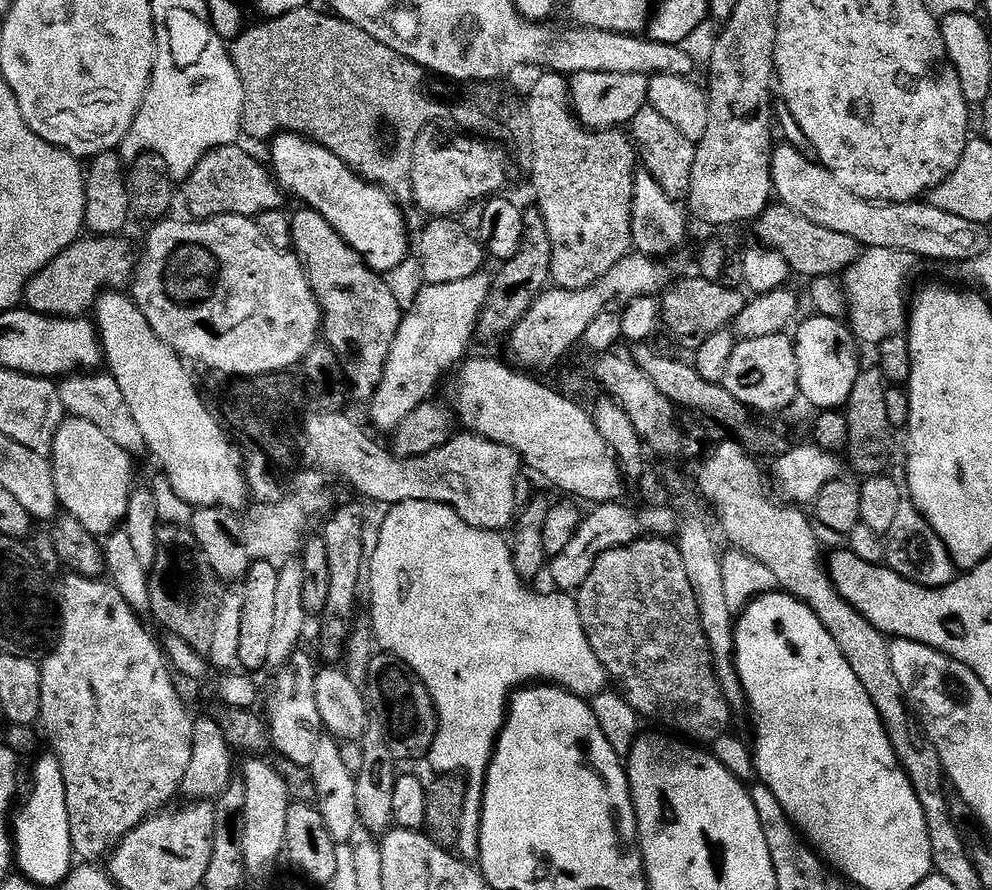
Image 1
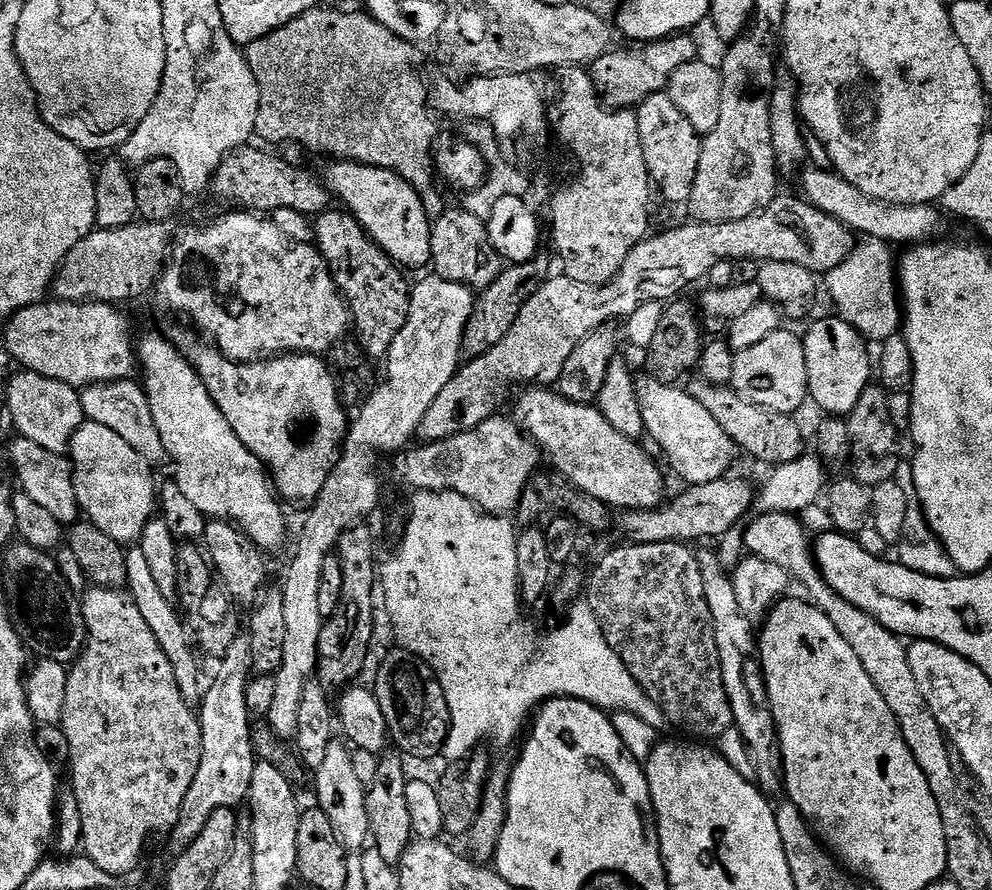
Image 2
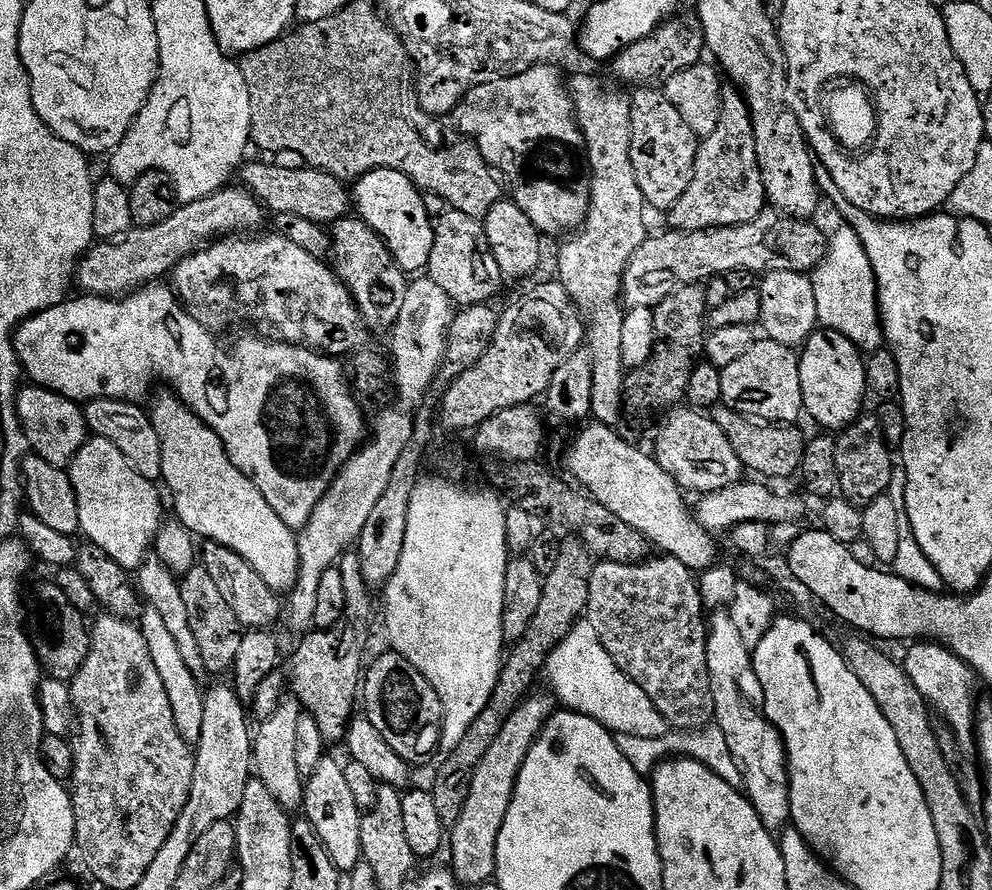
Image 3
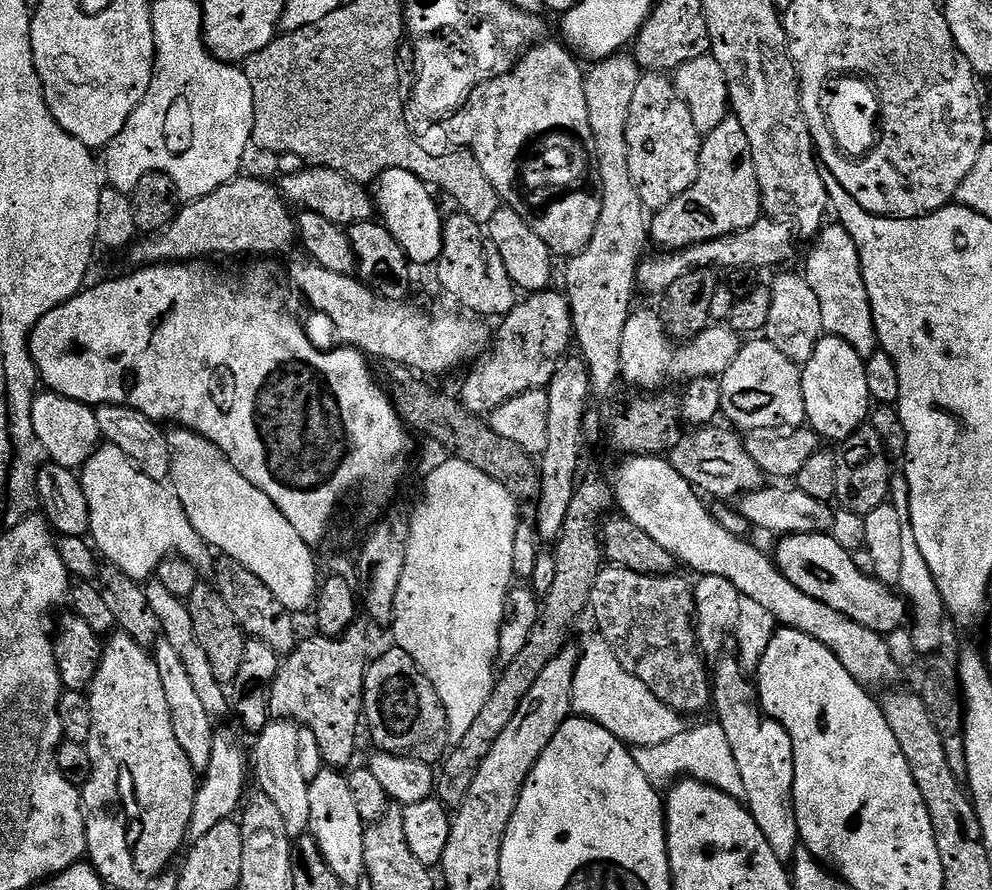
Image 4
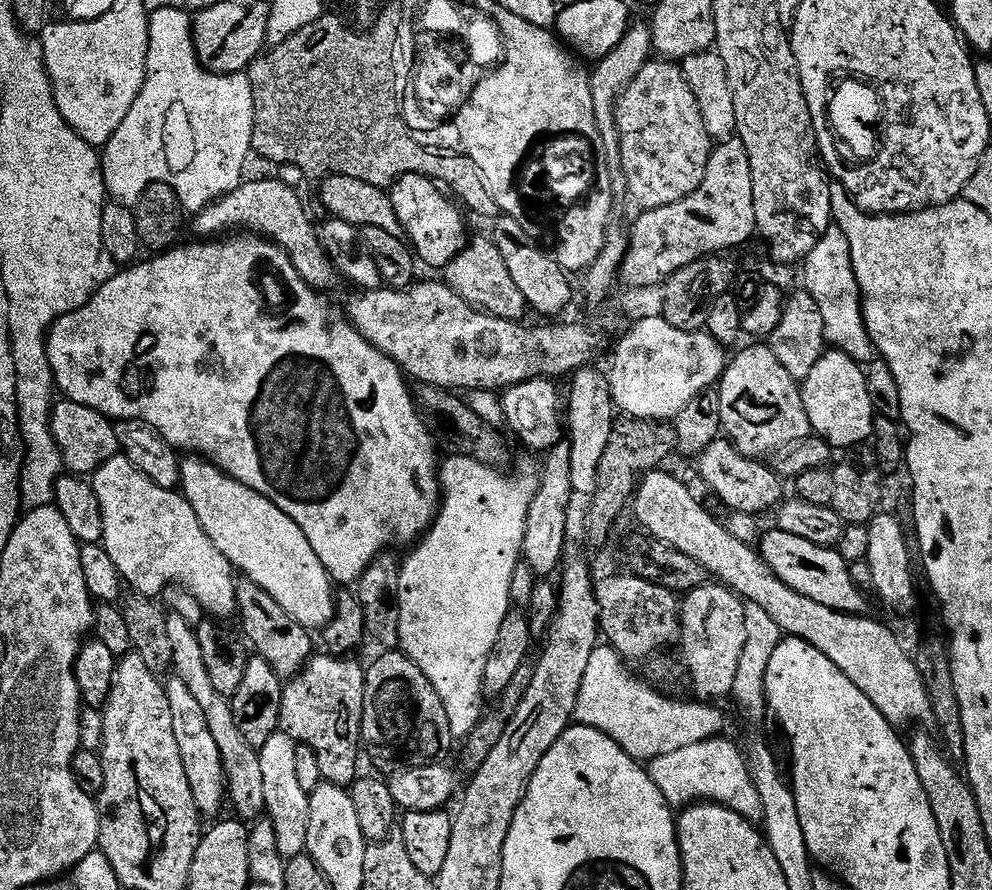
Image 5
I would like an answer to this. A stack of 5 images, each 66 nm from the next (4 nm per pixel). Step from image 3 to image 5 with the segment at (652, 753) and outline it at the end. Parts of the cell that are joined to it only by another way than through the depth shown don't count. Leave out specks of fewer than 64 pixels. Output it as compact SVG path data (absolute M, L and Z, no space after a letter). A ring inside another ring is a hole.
M723 735L711 740L697 742L694 746L685 746L682 750L662 754L647 761L646 767L654 786L662 790L662 798L671 804L673 809L680 810L693 802L711 802L721 804L734 814L756 822L762 814L762 804L752 782L745 753L732 740L724 740Z

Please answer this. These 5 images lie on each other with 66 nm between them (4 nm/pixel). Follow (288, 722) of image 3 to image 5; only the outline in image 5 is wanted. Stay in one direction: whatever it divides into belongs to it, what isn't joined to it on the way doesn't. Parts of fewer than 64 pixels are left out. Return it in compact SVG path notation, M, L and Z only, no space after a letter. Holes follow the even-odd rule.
M277 731L258 749L262 762L262 783L266 794L264 811L271 820L276 834L276 845L285 861L305 855L310 834L310 793L302 790L297 777L297 743L286 733Z

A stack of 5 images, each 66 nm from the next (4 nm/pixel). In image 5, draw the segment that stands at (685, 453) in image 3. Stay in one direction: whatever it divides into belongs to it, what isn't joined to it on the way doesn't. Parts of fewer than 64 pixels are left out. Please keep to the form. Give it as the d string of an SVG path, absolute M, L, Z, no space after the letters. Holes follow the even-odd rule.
M727 438L715 440L710 446L706 446L706 450L699 453L698 460L700 460L700 476L708 483L709 490L734 512L756 516L767 508L775 509L785 499L785 481L782 477L769 465L767 468L764 465L767 463L743 456Z

